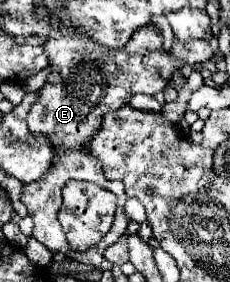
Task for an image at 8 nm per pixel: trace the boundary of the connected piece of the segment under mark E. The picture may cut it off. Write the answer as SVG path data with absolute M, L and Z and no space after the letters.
M148 23L146 29L138 29L122 49L102 49L102 45L94 45L92 41L86 41L86 37L50 37L50 41L46 43L46 53L50 57L52 73L48 75L44 87L38 91L38 99L32 103L26 123L30 133L44 135L50 139L52 147L56 149L56 157L46 177L22 187L22 203L28 207L28 215L34 221L32 235L42 245L46 245L52 253L64 251L74 259L82 259L82 263L100 265L100 261L104 259L102 253L106 251L106 247L116 243L128 227L128 217L124 213L124 203L128 197L120 195L116 221L112 229L104 235L104 239L86 253L74 253L66 249L70 245L66 241L62 225L56 219L58 209L62 205L62 193L60 193L62 187L70 179L92 181L106 187L102 163L88 149L90 139L100 131L102 117L108 111L116 111L124 107L132 99L132 87L134 87L134 95L136 93L154 95L164 89L164 81L166 85L170 83L172 73L176 69L184 65L192 67L196 63L212 59L212 49L206 39L196 39L188 43L180 43L178 39L174 39L172 47L166 51L160 29L154 23Z

